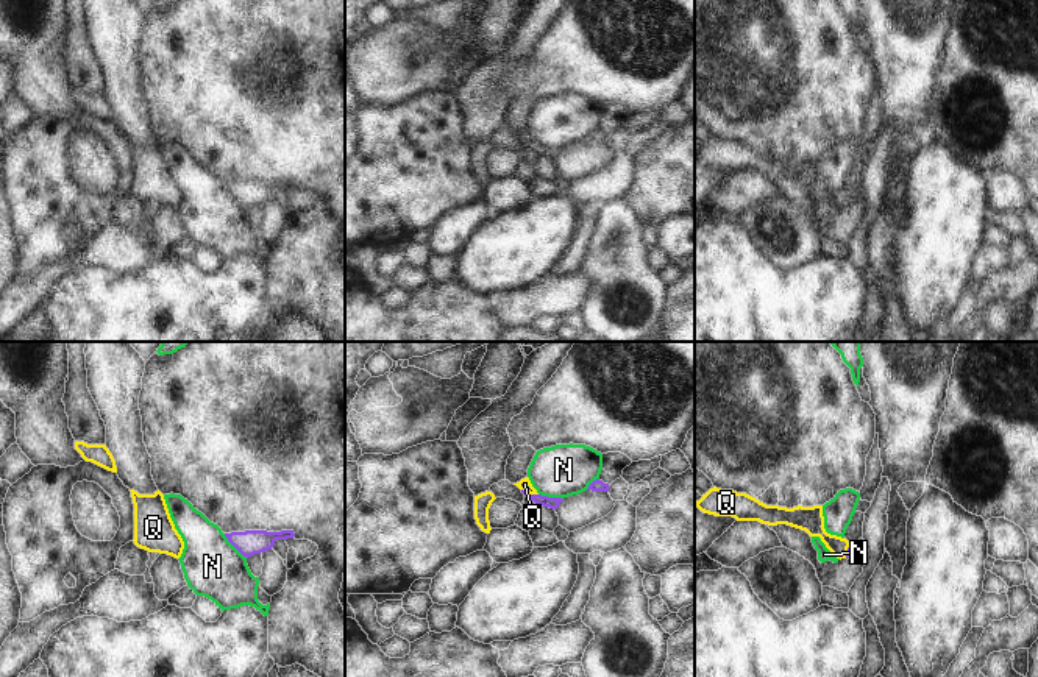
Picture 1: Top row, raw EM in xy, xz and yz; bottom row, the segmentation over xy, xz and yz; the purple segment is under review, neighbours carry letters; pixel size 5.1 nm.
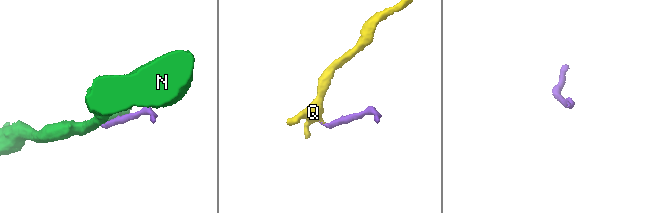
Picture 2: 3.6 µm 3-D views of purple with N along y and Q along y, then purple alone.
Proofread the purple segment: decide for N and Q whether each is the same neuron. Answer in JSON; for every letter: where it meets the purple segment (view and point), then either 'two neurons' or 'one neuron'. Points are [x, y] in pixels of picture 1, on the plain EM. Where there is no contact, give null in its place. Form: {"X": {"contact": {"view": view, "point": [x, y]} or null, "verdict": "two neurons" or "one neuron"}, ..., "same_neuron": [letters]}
{"N": {"contact": {"view": "xy", "point": [234, 197]}, "verdict": "two neurons"}, "Q": {"contact": {"view": "xz", "point": [528, 144]}, "verdict": "one neuron"}, "same_neuron": ["Q"]}

